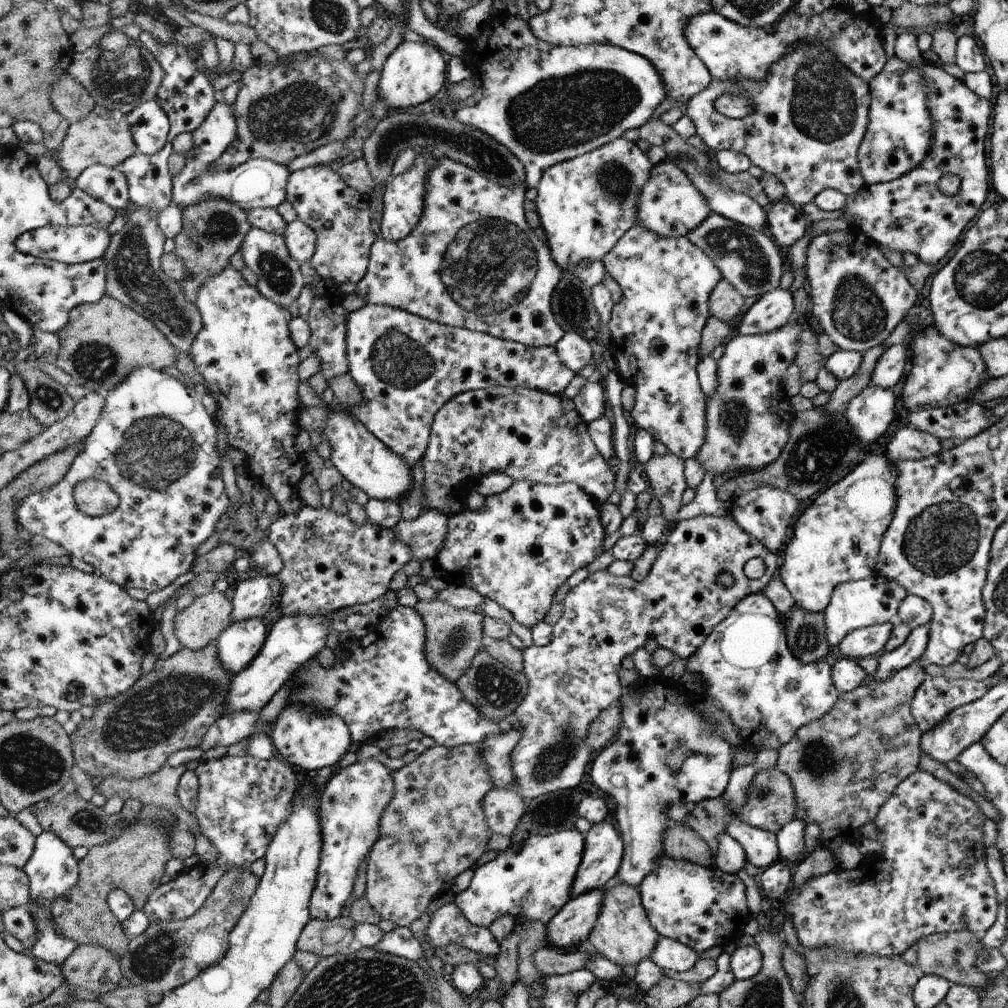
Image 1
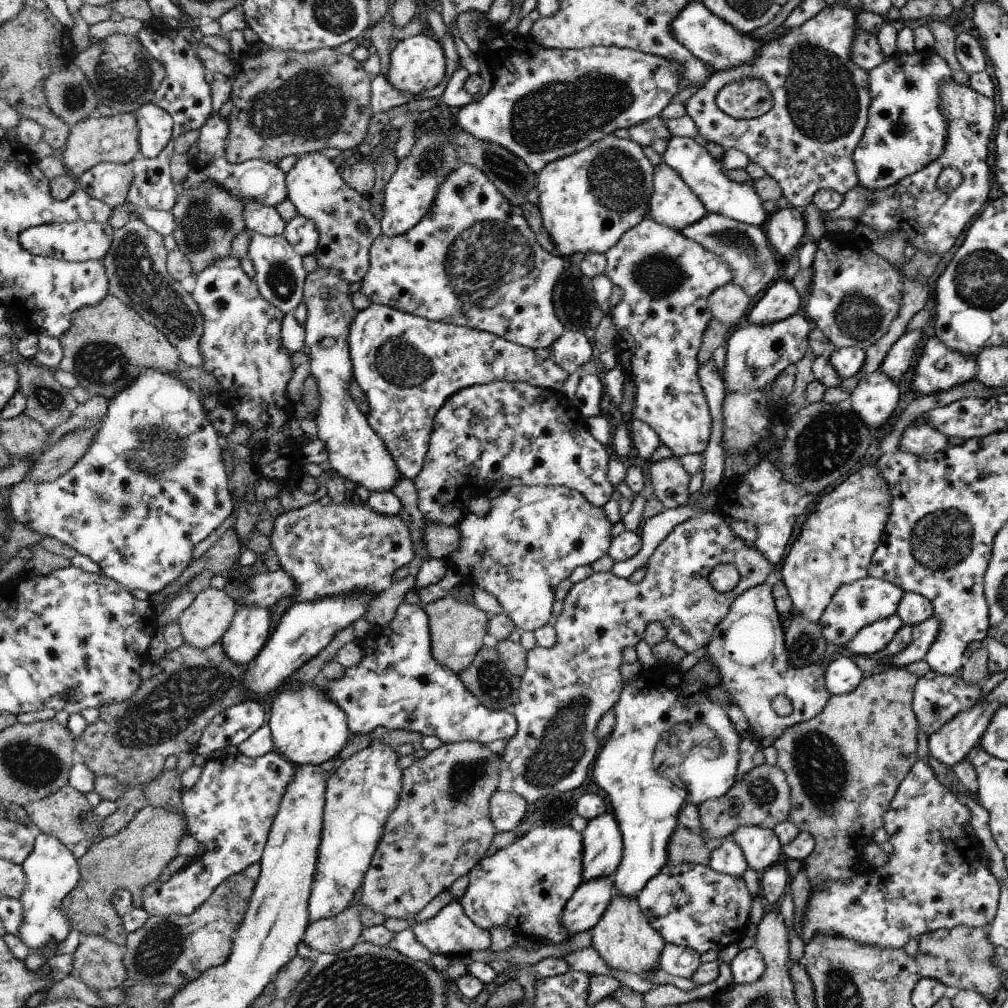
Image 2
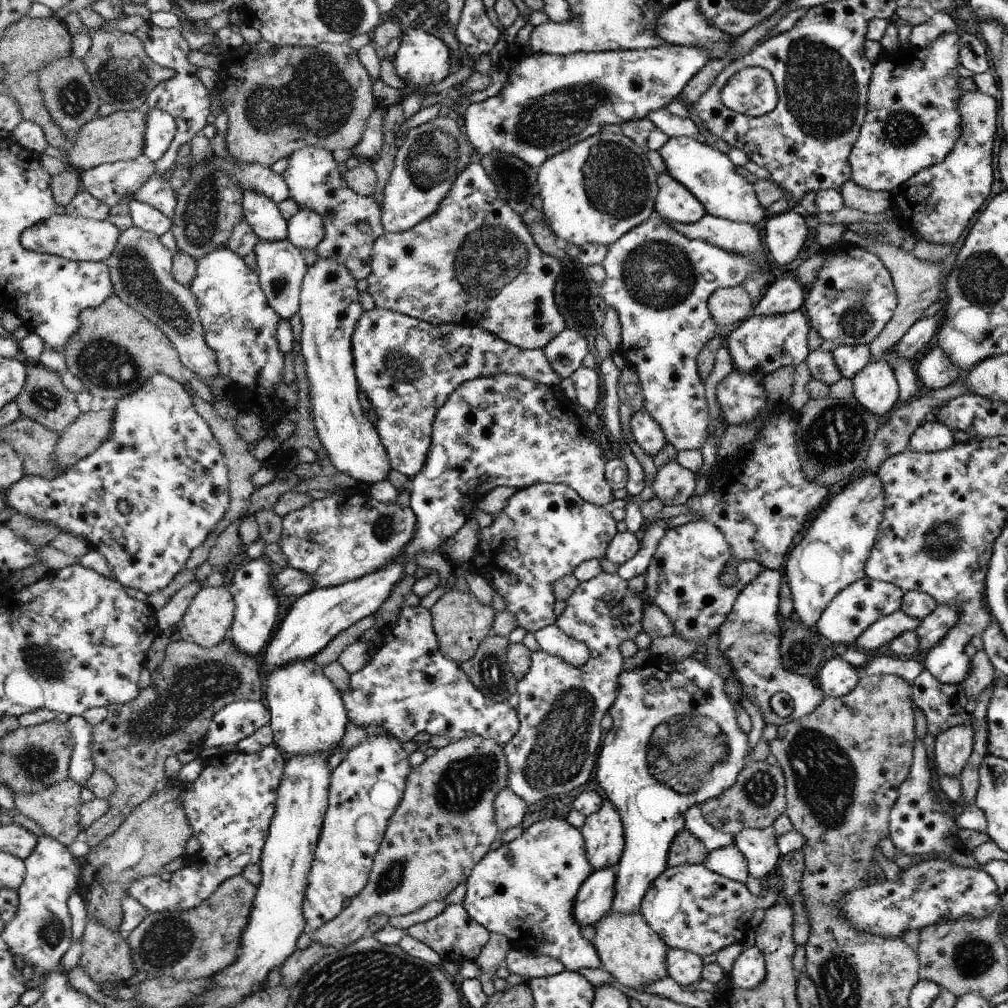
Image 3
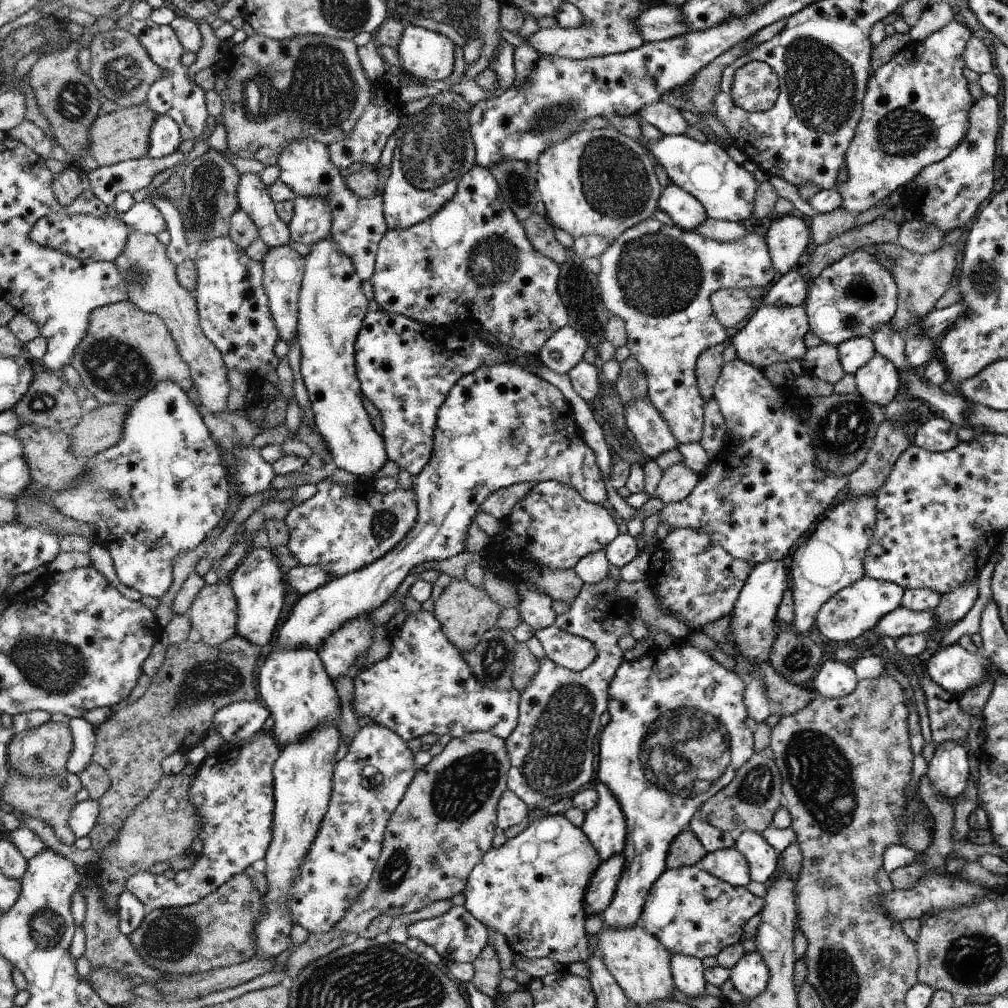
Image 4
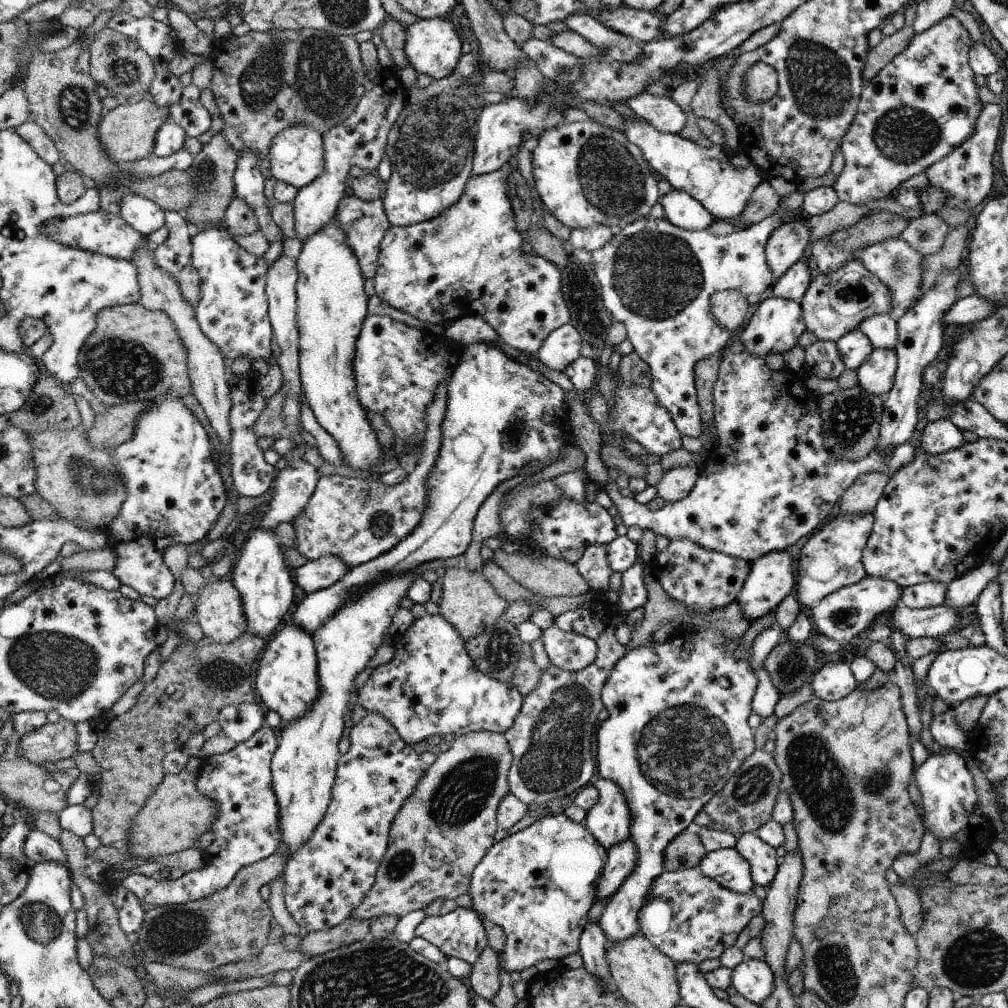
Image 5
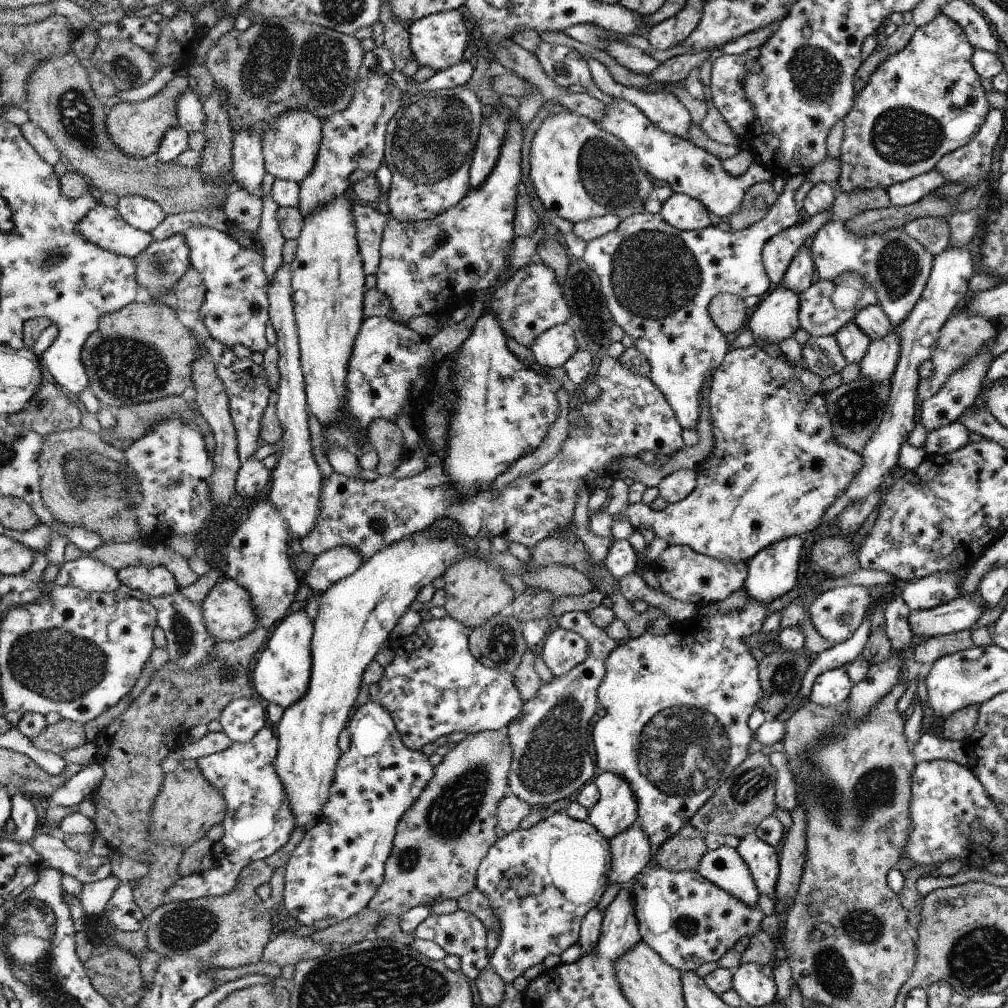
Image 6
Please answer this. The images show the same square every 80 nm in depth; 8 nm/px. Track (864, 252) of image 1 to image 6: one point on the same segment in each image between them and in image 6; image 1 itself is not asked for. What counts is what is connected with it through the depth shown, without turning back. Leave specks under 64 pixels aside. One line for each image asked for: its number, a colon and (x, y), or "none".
2: (855, 293)
3: (852, 300)
4: (854, 296)
5: (836, 303)
6: (825, 307)

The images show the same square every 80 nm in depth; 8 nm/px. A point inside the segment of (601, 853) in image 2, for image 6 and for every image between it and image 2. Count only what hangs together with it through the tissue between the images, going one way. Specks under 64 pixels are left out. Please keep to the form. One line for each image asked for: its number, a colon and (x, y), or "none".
3: (604, 832)
4: (606, 826)
5: (609, 820)
6: (617, 810)

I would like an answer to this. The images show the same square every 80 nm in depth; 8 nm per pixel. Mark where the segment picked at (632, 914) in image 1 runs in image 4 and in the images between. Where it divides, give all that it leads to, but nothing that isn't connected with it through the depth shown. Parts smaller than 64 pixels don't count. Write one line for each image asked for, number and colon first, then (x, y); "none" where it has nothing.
2: (624, 937)
3: (629, 950)
4: (641, 964)

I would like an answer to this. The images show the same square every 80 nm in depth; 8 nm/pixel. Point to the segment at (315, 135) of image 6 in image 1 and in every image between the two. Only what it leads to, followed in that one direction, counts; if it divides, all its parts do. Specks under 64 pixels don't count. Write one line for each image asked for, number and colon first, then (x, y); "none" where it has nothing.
1: (337, 214)
2: (315, 186)
3: (312, 176)
4: (358, 225)
5: (297, 156)

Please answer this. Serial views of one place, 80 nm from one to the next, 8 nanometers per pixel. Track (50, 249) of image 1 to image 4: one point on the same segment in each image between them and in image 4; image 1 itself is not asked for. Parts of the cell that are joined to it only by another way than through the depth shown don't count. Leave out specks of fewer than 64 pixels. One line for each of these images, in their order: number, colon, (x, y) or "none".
2: (78, 241)
3: (76, 238)
4: (104, 238)

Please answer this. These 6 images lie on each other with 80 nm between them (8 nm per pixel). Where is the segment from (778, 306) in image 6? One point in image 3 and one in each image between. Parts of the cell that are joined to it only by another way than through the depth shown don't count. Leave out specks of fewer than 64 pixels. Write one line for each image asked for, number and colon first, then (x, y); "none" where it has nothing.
3: (761, 344)
4: (775, 333)
5: (776, 326)

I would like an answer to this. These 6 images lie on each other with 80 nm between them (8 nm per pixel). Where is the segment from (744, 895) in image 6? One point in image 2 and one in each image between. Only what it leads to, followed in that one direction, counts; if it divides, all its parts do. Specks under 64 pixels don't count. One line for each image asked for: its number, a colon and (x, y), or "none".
2: (727, 857)
3: (729, 862)
4: (730, 865)
5: (729, 867)

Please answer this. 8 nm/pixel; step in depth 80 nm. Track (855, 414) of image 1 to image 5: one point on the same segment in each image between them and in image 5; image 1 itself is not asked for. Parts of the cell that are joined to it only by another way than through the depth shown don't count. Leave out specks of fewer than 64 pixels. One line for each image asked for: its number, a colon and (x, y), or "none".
2: (875, 398)
3: (875, 387)
4: (877, 381)
5: (877, 375)

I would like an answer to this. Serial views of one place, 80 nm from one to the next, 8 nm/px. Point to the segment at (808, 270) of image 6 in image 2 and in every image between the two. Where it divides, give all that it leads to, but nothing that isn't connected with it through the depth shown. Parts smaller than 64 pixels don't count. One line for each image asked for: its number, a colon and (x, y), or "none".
2: (781, 300)
3: (786, 295)
4: (790, 289)
5: (794, 283)

